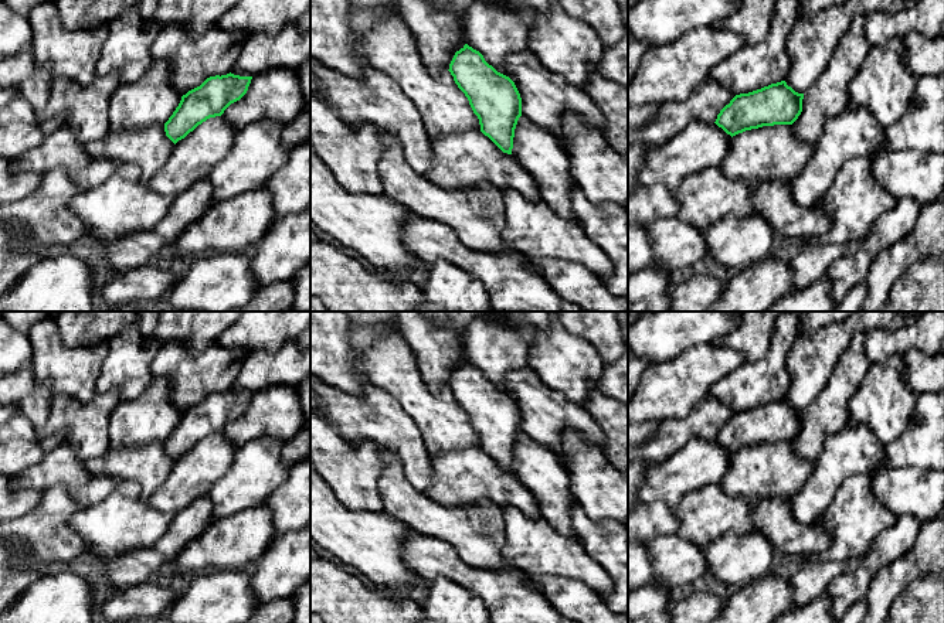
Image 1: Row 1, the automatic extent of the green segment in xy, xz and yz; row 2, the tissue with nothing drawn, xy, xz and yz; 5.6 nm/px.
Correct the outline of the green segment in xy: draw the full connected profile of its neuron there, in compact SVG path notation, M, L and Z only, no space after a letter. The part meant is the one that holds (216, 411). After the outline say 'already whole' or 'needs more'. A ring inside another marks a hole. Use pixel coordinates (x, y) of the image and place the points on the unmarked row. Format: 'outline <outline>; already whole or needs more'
outline M234 391L207 395L200 404L189 408L169 438L164 440L166 453L176 462L210 435L221 433L248 408L252 394Z; already whole

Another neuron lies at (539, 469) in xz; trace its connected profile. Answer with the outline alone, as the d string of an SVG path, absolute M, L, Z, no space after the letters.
M522 432L515 446L512 473L536 498L543 518L561 535L578 542L571 515L573 505L578 503L560 457Z

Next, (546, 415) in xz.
M530 367L522 368L506 375L505 392L509 394L522 415L522 432L534 442L550 447L560 459L563 456L563 435L567 429L578 432L585 440L602 446L604 433L587 412L585 408L575 405L567 396L549 389Z

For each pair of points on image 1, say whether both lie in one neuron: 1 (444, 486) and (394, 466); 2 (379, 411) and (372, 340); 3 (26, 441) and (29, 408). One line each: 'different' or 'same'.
1: different
2: different
3: different

